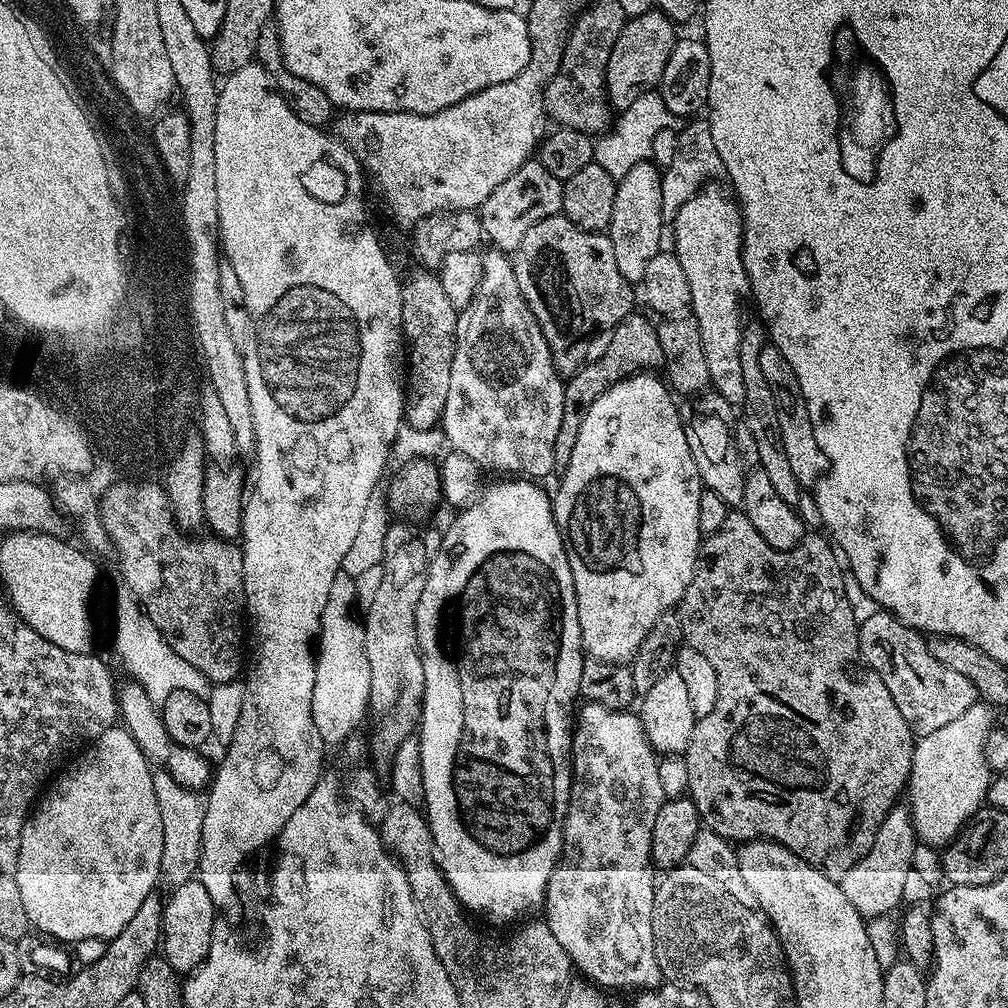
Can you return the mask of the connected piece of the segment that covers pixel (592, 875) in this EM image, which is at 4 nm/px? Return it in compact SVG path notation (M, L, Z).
M589 704L583 705L584 709L579 709L578 715L574 720L574 731L572 734L572 789L570 790L570 798L568 799L568 813L564 819L564 850L560 854L560 860L556 864L555 870L550 874L550 882L548 883L548 889L544 891L544 902L542 905L543 915L546 917L546 922L550 926L550 930L554 934L554 938L558 938L558 943L562 945L562 950L566 950L566 954L572 960L572 967L577 973L580 972L581 977L587 978L591 983L605 989L605 990L620 990L616 988L636 988L635 990L647 990L660 987L662 984L662 977L660 974L660 967L658 966L658 954L654 950L654 926L652 925L652 911L654 910L654 894L656 893L656 885L658 883L657 873L654 871L654 865L652 863L652 851L650 850L650 838L654 834L654 818L658 814L658 810L664 804L666 799L664 791L662 790L662 782L658 778L658 756L654 751L652 743L646 738L644 733L644 727L640 721L639 715L632 710L617 710L615 708L607 708L601 704Z

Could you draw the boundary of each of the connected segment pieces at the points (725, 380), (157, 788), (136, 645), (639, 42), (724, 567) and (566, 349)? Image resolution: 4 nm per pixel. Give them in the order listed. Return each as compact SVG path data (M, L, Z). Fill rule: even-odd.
M708 186L697 192L694 198L690 198L690 202L686 202L686 206L682 206L670 220L670 236L672 232L671 251L675 252L678 262L682 262L682 271L686 274L686 282L690 286L690 309L691 319L695 320L698 326L698 334L702 338L702 351L706 353L706 370L710 370L710 385L719 396L726 398L726 402L730 402L734 406L743 405L744 395L746 394L746 385L742 382L742 362L738 362L738 346L742 338L742 330L744 329L745 321L740 320L740 303L743 302L744 296L749 295L750 289L748 286L748 275L744 269L744 218L740 210L739 203L727 191L716 188L720 186Z
M156 770L152 773L154 782L154 798L158 802L158 814L162 814L162 866L160 880L168 883L169 889L182 886L182 882L193 879L200 866L202 850L202 818L204 817L205 801L199 791L182 787L169 772Z
M120 590L116 596L116 656L120 664L129 672L131 679L150 698L154 705L163 705L164 699L174 690L190 690L207 698L212 692L212 684L190 662L178 658L164 635L150 622L142 606L133 598L131 592Z
M659 10L625 19L604 71L604 88L613 109L623 110L630 106L630 102L638 102L642 94L653 91L659 85L662 70L666 70L666 62L670 59L670 50L674 50L678 39L676 28L674 21Z
M732 510L717 532L703 537L690 586L686 586L686 594L678 605L683 643L699 650L708 659L710 666L714 666L714 674L718 674L718 702L714 702L714 710L710 710L710 714L697 719L694 734L690 734L688 748L682 753L688 771L687 795L694 802L703 827L707 831L718 833L729 842L773 840L814 866L814 870L826 874L826 878L837 882L867 854L870 846L874 846L874 838L886 814L897 807L899 800L896 799L902 796L908 786L916 745L912 727L906 718L902 718L902 710L898 710L894 698L890 698L886 682L882 682L878 674L866 670L861 663L858 642L860 626L846 596L845 579L846 572L841 557L827 535L808 534L802 542L798 542L798 546L790 550L774 550L774 546L770 546L770 542L766 542L766 538L754 530L754 525L750 523L750 518L746 518L744 511Z
M563 214L551 216L550 218L542 218L542 222L538 222L534 226L530 226L530 230L526 230L526 235L522 237L522 242L518 242L515 252L511 253L512 269L514 270L514 278L518 280L518 290L522 292L522 298L526 302L526 306L530 308L538 326L542 330L542 338L546 338L546 346L550 348L552 355L552 364L556 367L561 377L567 378L579 370L583 364L588 364L592 360L596 360L602 353L604 347L608 344L608 335L618 327L628 316L633 315L632 308L632 288L633 285L626 279L622 278L622 270L618 270L618 261L614 258L614 246L610 242L610 238L604 232L587 232L578 226L574 226L574 222L570 222Z

